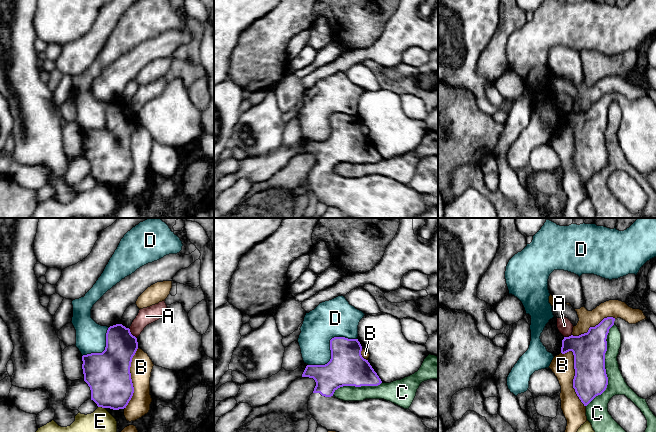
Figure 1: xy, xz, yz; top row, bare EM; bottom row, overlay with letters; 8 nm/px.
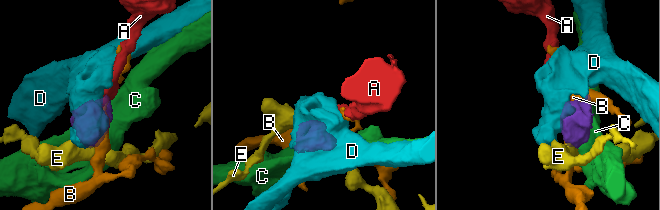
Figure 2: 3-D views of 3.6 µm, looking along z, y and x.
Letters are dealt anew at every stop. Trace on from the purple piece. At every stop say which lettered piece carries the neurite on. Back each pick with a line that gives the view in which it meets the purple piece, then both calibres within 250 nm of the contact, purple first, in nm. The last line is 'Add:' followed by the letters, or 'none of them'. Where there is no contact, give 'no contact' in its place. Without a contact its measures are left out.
Add: none of them

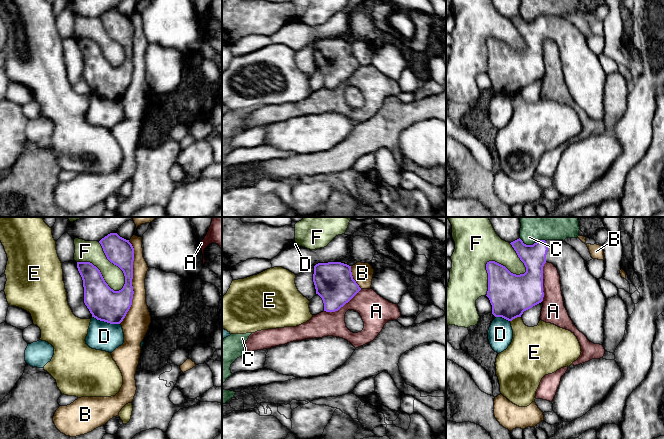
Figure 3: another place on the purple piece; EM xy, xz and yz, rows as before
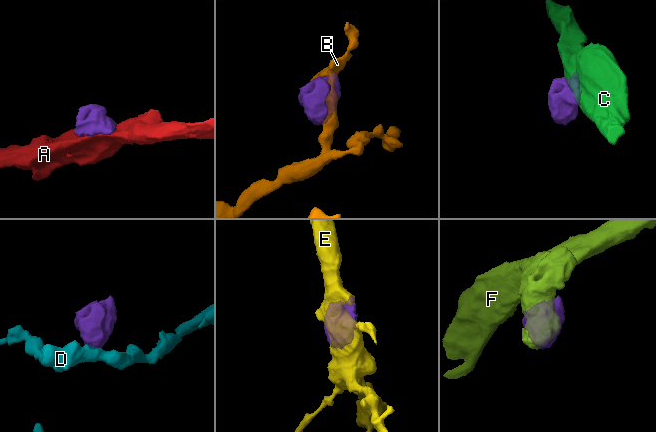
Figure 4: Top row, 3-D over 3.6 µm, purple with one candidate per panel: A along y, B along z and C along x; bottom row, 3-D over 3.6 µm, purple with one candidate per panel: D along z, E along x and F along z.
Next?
Add: none of them

